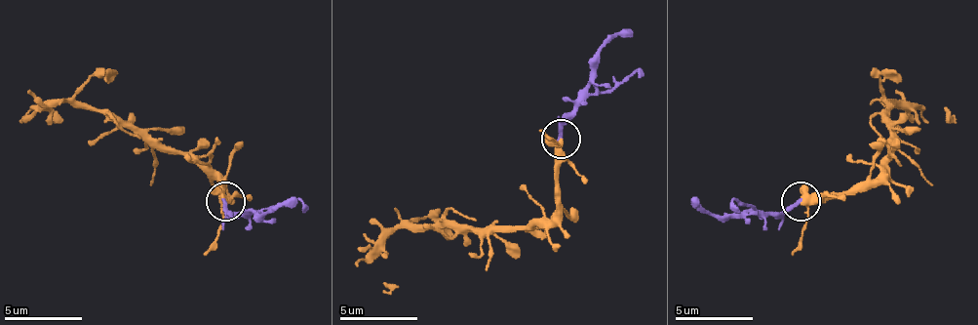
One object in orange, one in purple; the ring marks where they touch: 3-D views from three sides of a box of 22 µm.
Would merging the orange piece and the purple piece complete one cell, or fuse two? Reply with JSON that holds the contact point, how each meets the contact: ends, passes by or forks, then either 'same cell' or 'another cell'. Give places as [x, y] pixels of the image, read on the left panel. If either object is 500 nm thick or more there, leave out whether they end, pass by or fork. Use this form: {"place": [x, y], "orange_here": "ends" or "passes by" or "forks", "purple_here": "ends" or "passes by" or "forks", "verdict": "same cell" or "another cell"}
{"place": [225, 201], "orange_here": "forks", "purple_here": "ends", "verdict": "same cell"}

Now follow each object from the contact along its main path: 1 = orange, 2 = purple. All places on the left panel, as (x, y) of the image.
1: (224, 200), (213, 173), (189, 157), (154, 149), (99, 110), (60, 102), (37, 106), (49, 106), (64, 122)
2: (224, 200), (232, 212), (255, 216), (298, 200)

